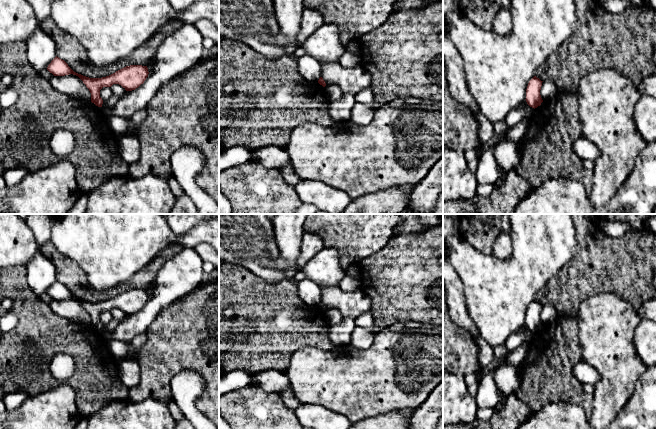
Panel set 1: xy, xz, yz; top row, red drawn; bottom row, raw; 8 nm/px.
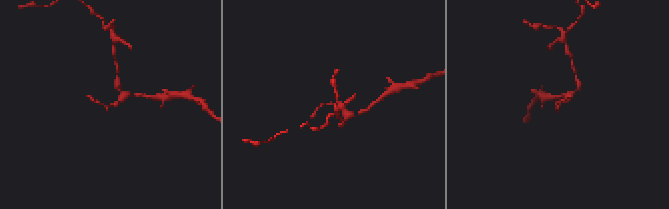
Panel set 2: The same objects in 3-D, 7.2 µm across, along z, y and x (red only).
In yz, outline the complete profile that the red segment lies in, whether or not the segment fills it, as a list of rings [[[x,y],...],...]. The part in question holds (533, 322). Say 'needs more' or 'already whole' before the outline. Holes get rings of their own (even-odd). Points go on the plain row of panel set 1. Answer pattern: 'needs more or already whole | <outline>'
already whole | [[[534,300],[528,307],[526,313],[526,326],[532,332],[537,332],[543,326],[540,314],[542,310],[542,306],[539,302]]]

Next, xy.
already whole | [[[57,280],[48,289],[47,294],[54,300],[65,300],[69,298],[78,300],[89,313],[91,326],[98,331],[102,331],[103,328],[103,324],[100,321],[100,314],[103,311],[111,311],[113,308],[119,308],[126,315],[132,315],[143,308],[149,298],[147,290],[130,289],[106,301],[89,302],[74,296],[64,284]]]

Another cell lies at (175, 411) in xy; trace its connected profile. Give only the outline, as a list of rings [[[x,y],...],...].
[[[170,402],[168,408],[175,421],[182,421],[186,419],[180,408],[174,402]]]

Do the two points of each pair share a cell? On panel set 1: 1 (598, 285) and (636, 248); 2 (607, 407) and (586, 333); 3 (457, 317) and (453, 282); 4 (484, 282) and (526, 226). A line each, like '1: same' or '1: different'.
1: same
2: same
3: same
4: same

